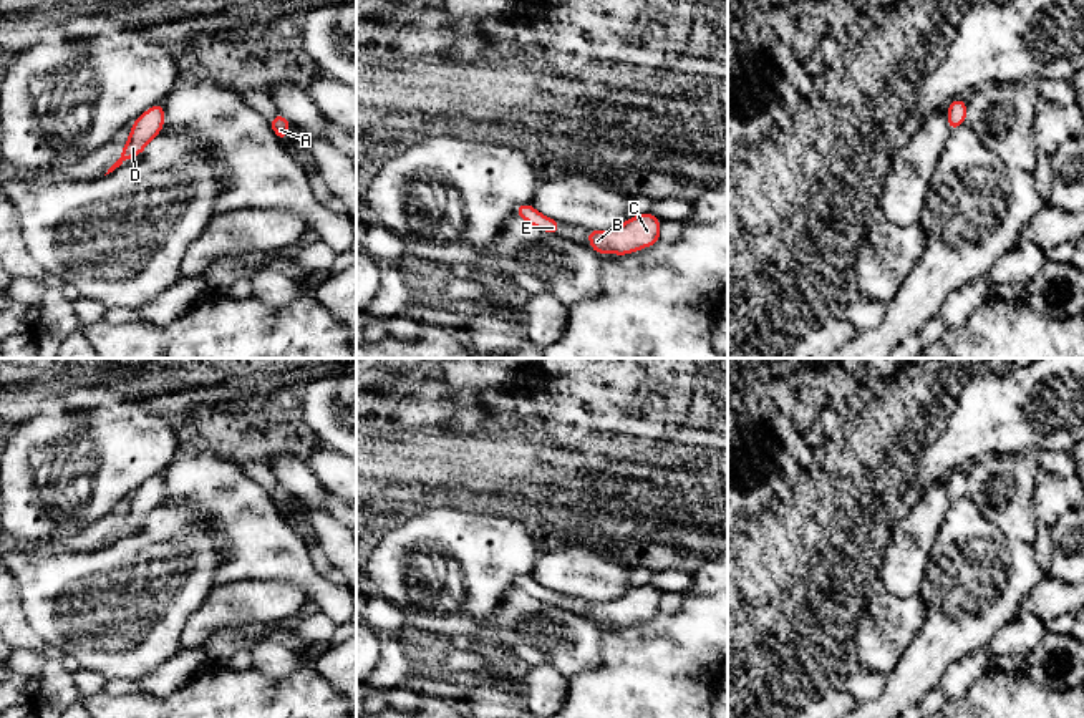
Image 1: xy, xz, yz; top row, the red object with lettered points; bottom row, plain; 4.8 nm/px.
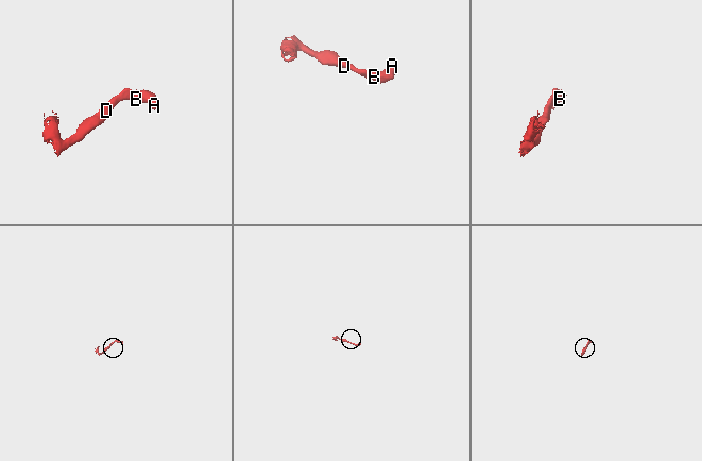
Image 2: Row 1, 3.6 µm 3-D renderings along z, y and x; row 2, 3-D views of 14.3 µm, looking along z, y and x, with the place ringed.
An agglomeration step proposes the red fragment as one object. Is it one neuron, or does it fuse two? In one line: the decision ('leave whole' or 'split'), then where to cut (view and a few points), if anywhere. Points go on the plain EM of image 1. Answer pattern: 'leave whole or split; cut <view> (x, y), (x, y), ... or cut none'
leave whole; cut none

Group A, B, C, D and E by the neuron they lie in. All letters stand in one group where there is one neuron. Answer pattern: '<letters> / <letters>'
A B C D E

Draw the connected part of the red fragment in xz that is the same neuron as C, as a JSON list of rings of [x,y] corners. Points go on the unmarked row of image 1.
[[[651,584],[628,589],[623,597],[612,602],[587,602],[588,615],[597,625],[627,627],[656,615],[660,595],[660,590]]]

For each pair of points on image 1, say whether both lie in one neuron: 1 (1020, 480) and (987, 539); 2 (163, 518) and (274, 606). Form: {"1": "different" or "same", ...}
{"1": "different", "2": "different"}

